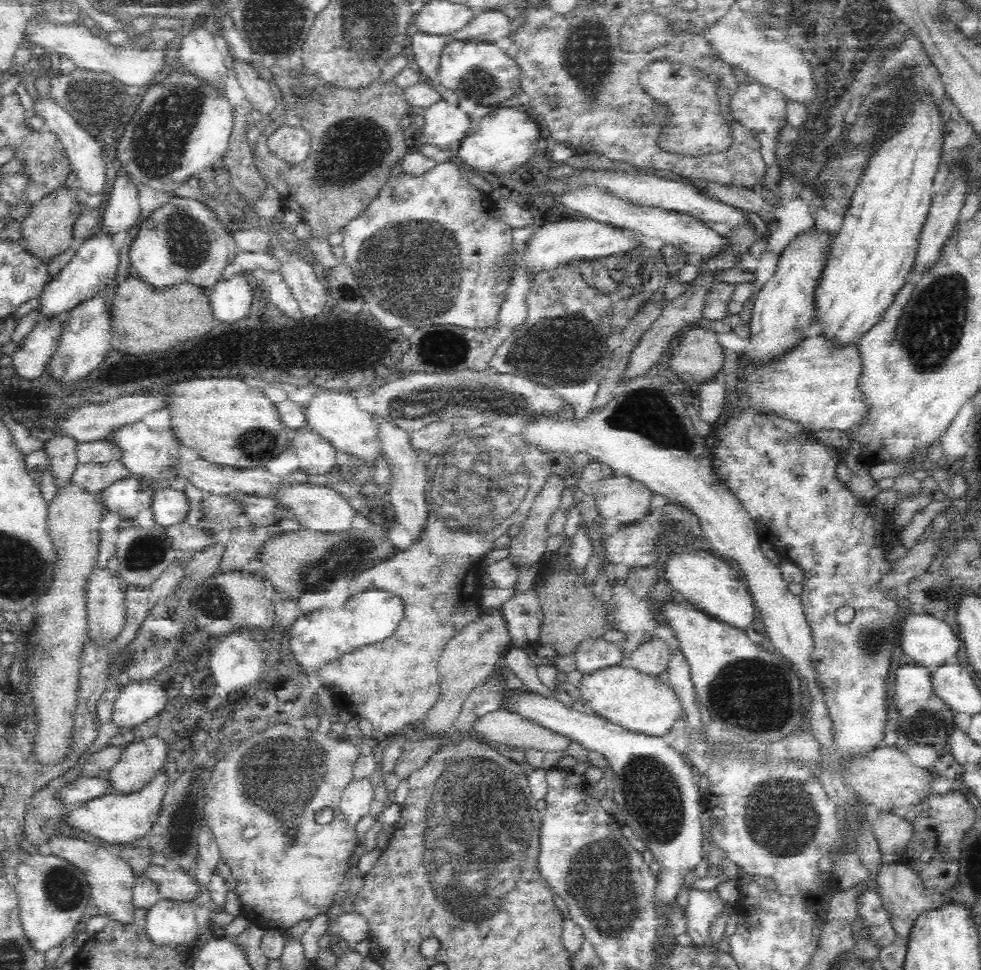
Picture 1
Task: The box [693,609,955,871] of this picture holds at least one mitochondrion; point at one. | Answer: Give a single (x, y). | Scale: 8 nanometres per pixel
(781, 815)

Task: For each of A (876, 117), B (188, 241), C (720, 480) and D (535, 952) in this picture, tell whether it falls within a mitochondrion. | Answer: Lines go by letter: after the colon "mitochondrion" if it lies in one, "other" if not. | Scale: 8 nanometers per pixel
A: mitochondrion
B: mitochondrion
C: other
D: other

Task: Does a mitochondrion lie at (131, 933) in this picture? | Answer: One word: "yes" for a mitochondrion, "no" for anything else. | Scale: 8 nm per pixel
no

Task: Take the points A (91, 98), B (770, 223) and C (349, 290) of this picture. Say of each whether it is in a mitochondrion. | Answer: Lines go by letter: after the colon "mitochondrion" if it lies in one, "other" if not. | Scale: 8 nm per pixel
A: mitochondrion
B: other
C: mitochondrion

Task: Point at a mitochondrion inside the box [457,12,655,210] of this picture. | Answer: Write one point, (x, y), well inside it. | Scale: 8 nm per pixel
(586, 58)

